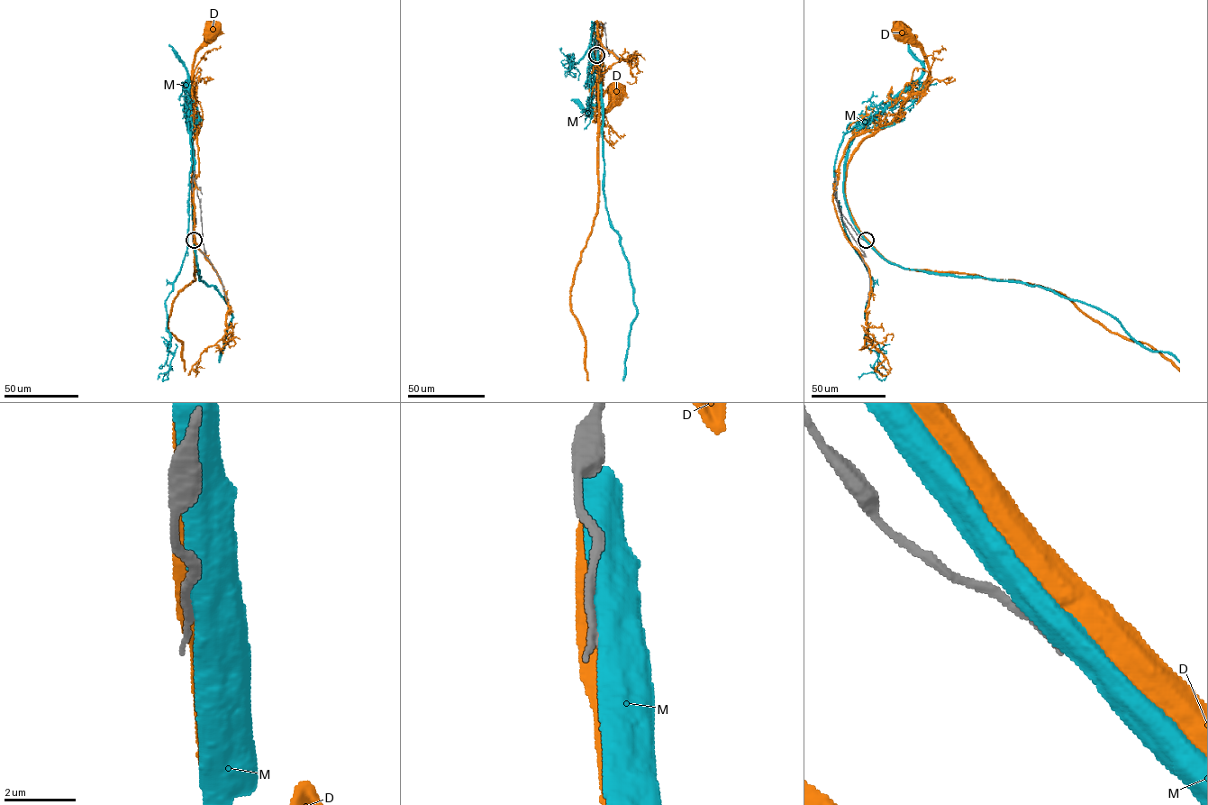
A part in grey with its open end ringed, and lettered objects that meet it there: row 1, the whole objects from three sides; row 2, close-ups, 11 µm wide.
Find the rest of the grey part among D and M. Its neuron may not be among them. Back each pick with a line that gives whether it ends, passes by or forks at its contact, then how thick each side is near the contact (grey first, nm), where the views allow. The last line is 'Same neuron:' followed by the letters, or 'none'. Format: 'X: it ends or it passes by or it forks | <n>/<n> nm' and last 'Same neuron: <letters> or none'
Same neuron: none

